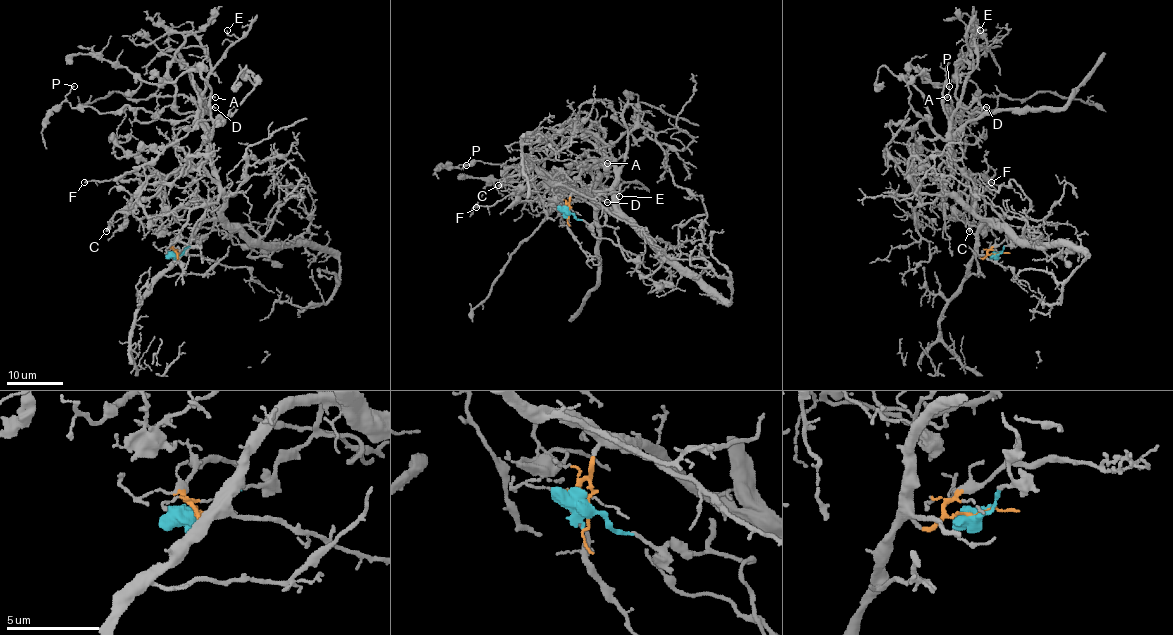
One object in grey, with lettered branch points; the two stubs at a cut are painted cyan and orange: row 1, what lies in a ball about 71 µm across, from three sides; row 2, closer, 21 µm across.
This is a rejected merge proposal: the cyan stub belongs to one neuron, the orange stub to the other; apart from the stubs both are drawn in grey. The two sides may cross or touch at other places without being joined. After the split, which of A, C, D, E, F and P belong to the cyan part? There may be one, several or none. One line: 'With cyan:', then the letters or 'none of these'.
With cyan: C, P

